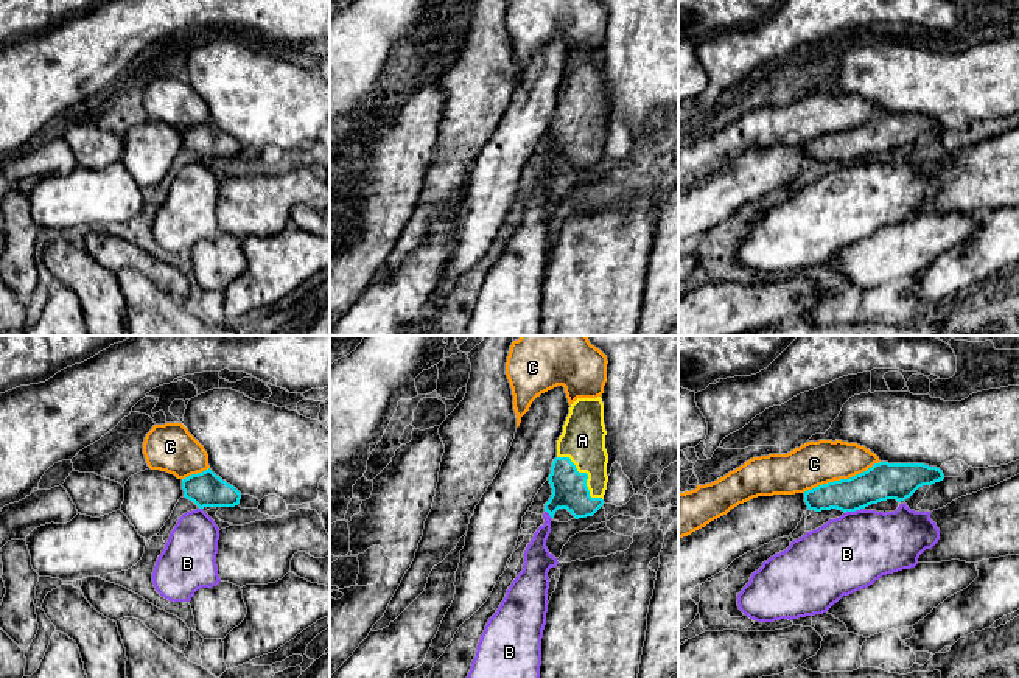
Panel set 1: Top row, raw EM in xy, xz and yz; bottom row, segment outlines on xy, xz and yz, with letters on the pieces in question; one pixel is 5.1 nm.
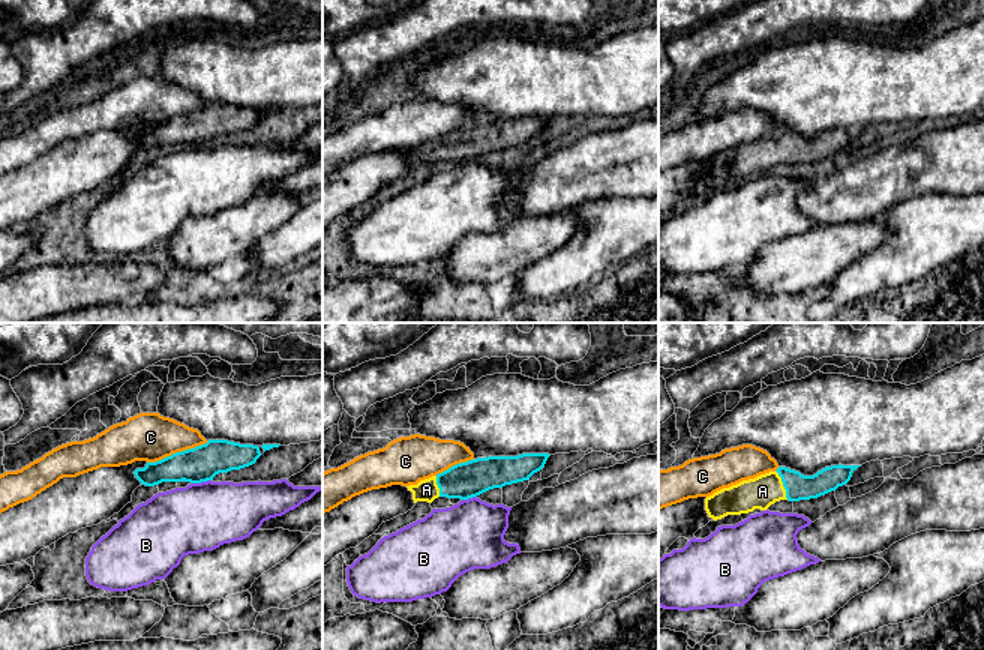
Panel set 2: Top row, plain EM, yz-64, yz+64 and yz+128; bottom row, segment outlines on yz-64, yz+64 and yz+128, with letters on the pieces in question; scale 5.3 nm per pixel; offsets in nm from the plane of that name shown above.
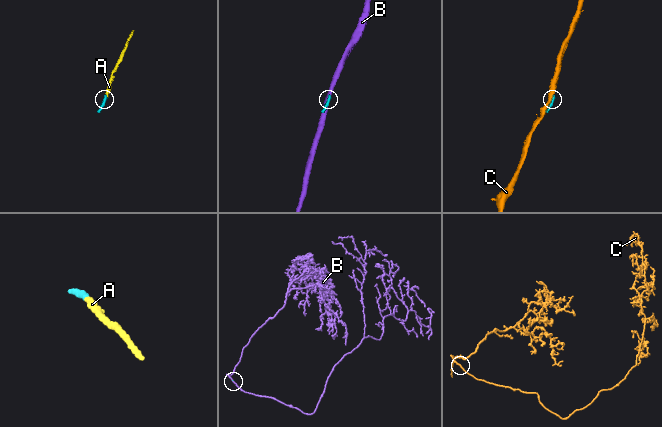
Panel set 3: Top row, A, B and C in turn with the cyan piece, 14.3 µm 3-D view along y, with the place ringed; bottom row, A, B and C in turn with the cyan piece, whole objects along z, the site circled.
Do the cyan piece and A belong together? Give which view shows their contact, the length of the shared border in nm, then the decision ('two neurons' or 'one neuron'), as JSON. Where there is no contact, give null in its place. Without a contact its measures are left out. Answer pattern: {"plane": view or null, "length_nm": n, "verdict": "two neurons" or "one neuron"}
{"plane": "xz", "length_nm": 340, "verdict": "one neuron"}

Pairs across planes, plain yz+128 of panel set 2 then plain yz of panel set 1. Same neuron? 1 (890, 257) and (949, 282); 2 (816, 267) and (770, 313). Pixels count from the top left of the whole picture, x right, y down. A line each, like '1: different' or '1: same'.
1: same
2: different

